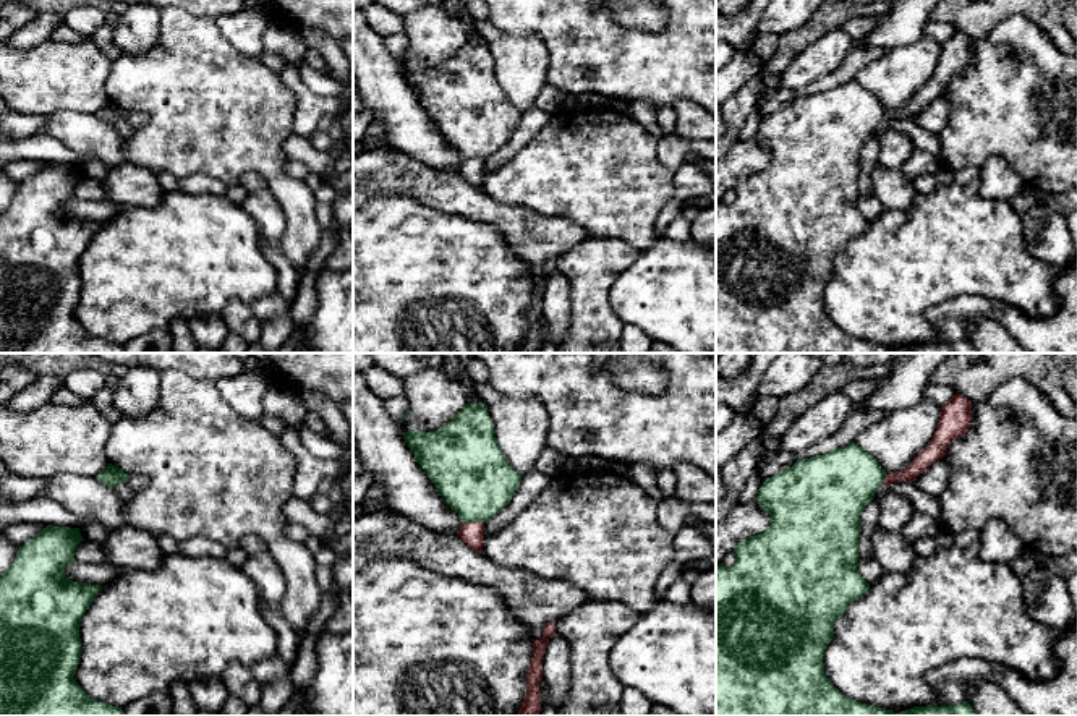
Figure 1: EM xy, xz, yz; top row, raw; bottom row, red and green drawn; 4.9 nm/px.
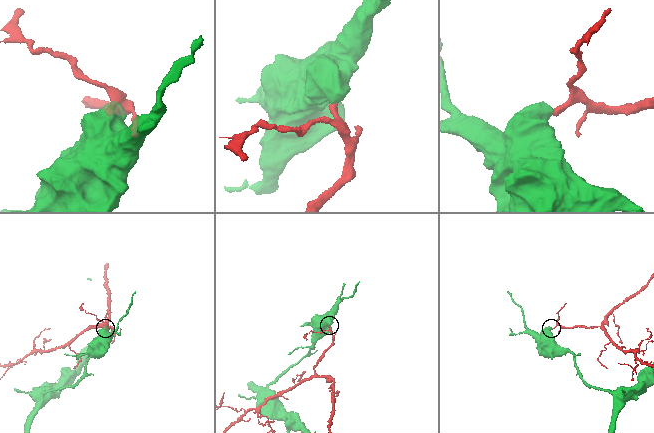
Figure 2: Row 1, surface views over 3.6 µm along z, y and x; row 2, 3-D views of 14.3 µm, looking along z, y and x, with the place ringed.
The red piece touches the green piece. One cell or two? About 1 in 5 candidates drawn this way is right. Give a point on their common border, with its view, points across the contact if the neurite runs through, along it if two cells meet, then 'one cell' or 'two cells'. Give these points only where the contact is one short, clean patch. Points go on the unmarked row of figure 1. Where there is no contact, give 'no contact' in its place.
contact xz (473, 159); two cells

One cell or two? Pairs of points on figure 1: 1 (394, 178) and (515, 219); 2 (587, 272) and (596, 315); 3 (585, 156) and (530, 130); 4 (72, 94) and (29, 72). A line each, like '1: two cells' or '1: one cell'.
1: one cell
2: one cell
3: two cells
4: one cell

